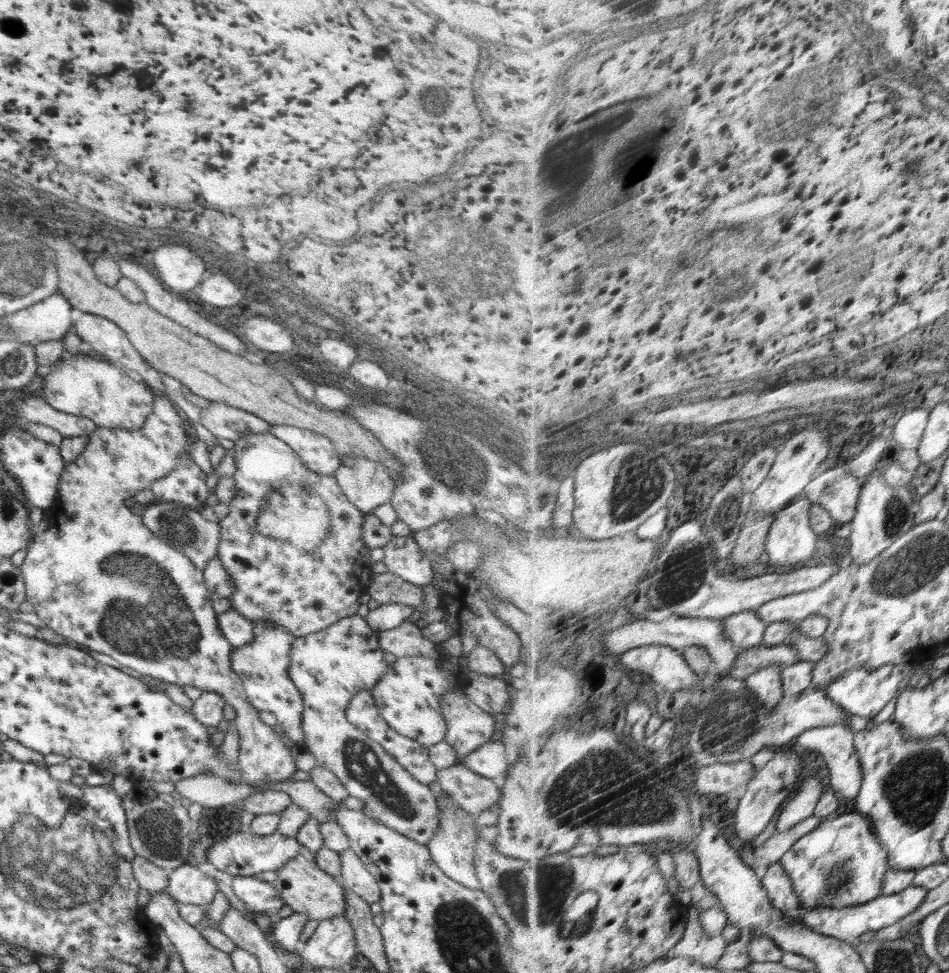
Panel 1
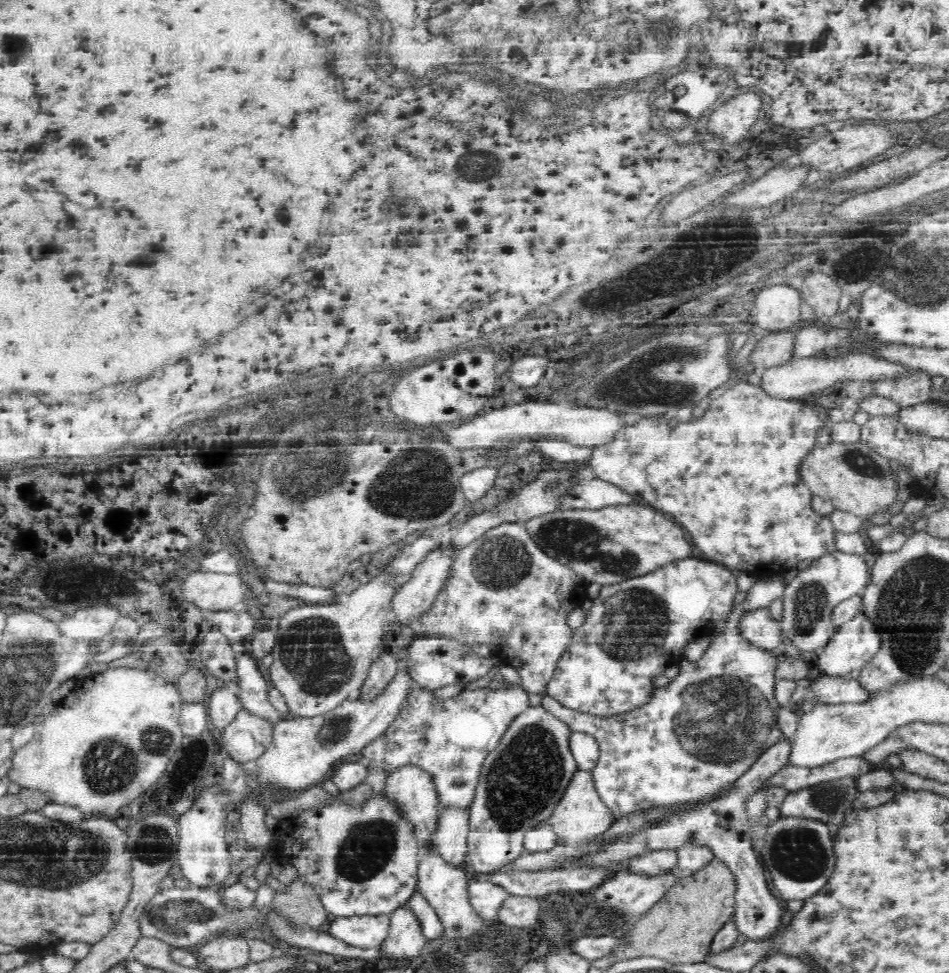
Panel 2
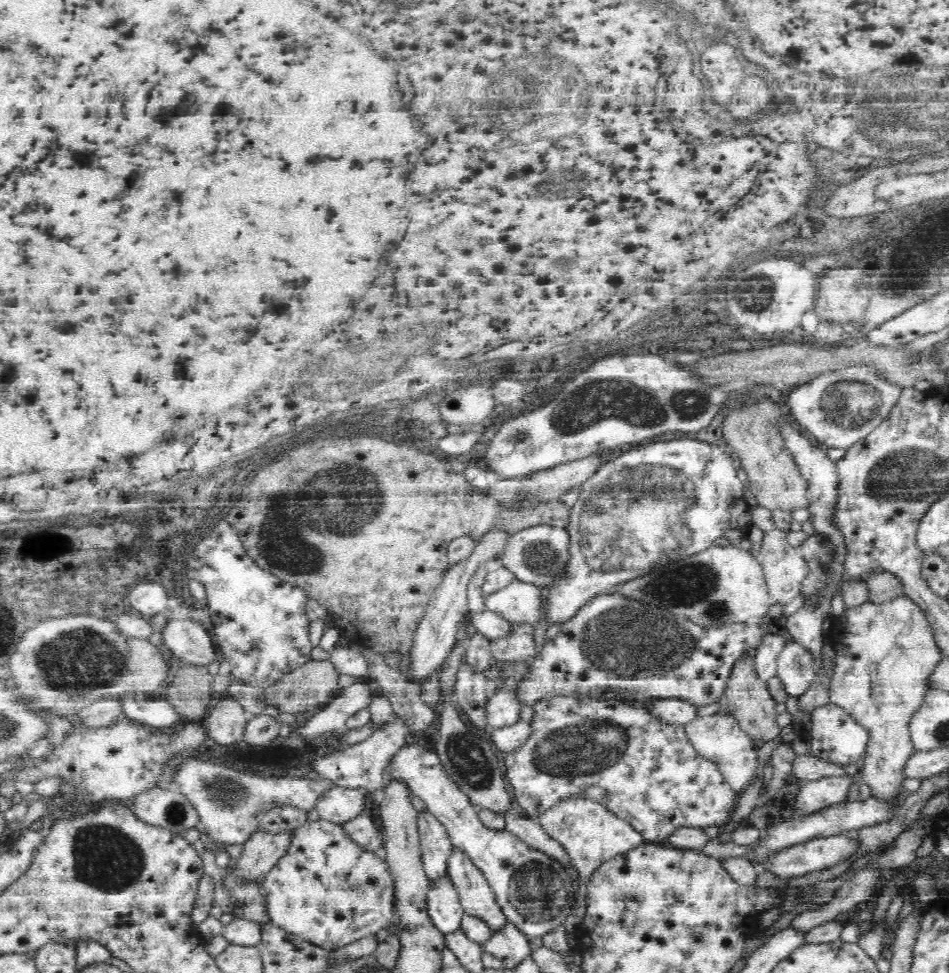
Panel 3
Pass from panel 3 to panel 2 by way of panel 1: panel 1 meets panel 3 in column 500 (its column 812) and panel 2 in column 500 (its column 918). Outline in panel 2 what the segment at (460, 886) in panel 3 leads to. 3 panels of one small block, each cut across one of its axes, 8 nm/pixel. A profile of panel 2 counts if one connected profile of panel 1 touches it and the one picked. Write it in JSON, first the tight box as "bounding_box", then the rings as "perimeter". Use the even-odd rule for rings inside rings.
{"bounding_box":[468,876,513,922],"perimeter":[[[483,876],[470,881],[468,892],[474,913],[486,922],[496,922],[502,905],[513,895],[505,888],[487,882]]]}

